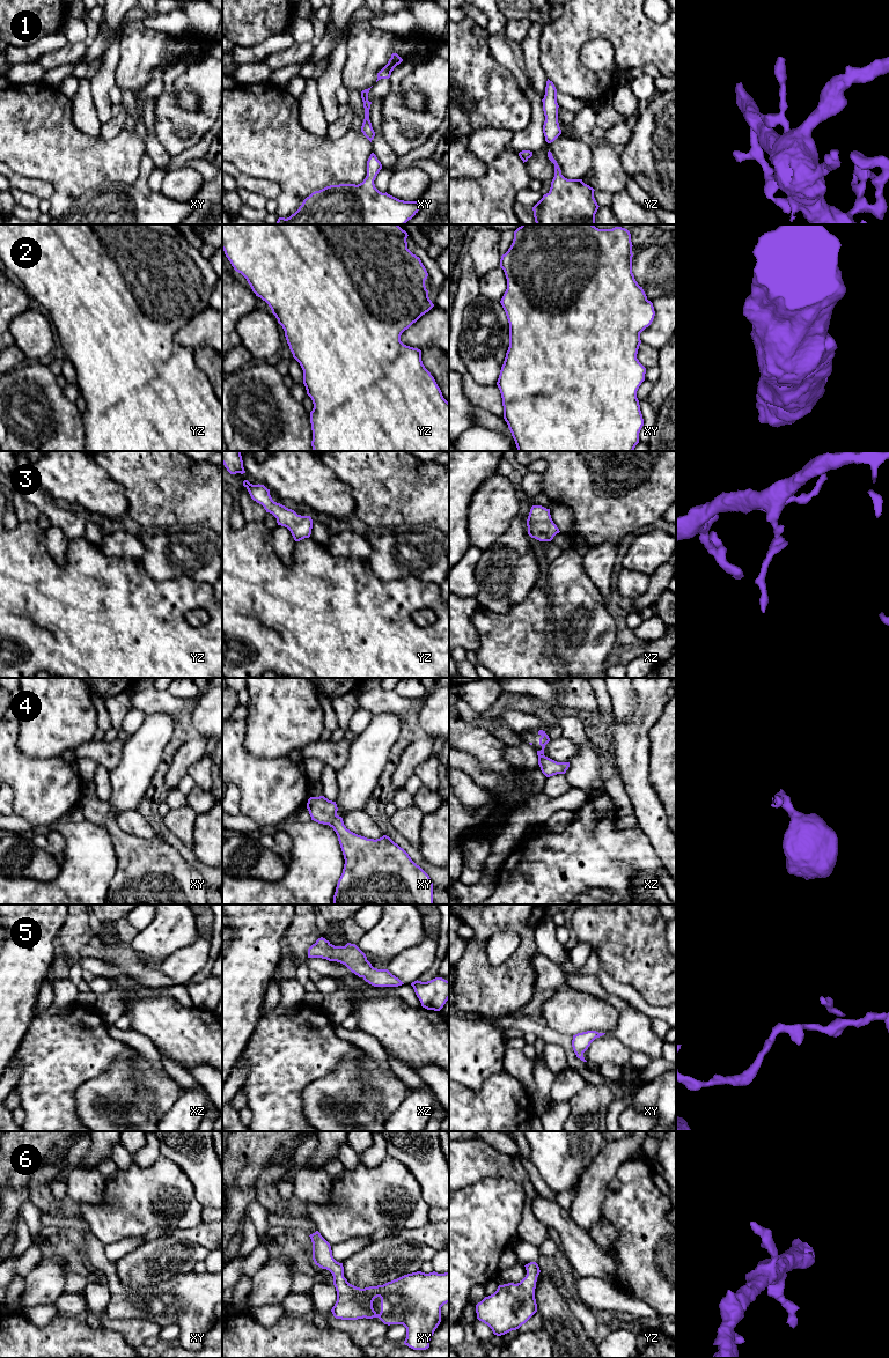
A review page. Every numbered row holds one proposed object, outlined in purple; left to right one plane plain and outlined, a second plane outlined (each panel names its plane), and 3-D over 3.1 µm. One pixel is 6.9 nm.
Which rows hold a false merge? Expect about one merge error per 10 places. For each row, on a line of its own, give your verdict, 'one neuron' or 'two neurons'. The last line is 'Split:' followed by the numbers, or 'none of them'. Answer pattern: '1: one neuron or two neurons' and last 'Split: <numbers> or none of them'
1: one neuron
2: one neuron
3: one neuron
4: one neuron
5: one neuron
6: one neuron
Split: none of them

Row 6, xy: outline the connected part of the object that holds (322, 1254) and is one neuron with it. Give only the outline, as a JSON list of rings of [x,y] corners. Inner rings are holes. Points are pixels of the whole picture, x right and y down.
[[[318,1231],[309,1235],[313,1242],[313,1260],[316,1265],[329,1270],[333,1276],[333,1285],[337,1291],[337,1301],[331,1312],[336,1319],[358,1320],[379,1318],[384,1324],[403,1324],[406,1328],[406,1338],[404,1344],[413,1350],[426,1350],[429,1348],[429,1341],[435,1329],[441,1322],[441,1307],[449,1302],[449,1271],[438,1274],[435,1271],[425,1274],[421,1271],[404,1275],[397,1279],[383,1285],[369,1286],[365,1289],[357,1287],[347,1282],[344,1277],[343,1263],[337,1262],[332,1256],[330,1243],[321,1235]],[[375,1298],[381,1298],[381,1312],[377,1314],[373,1308]]]

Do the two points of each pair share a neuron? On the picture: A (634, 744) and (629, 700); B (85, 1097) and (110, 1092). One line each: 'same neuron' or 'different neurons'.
A: different neurons
B: same neuron

